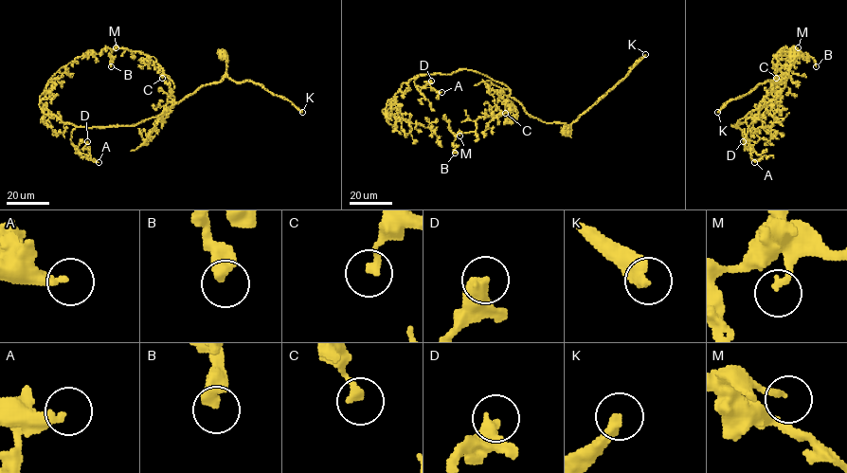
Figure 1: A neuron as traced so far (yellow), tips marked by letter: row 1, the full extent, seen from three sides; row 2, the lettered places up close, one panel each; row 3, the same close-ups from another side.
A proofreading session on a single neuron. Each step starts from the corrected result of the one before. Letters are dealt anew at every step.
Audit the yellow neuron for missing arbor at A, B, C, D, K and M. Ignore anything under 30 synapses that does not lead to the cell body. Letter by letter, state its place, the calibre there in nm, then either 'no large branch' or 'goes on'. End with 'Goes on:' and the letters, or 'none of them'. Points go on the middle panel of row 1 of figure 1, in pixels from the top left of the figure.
A: place (441, 92); calibre 280 nm; goes on
B: place (455, 153); calibre 440 nm; no large branch
C: place (505, 113); calibre 240 nm; no large branch
D: place (431, 81); calibre 480 nm; no large branch
K: place (645, 54); calibre 360 nm; goes on
M: place (459, 136); calibre 190 nm; goes on
Goes on: A, K, M

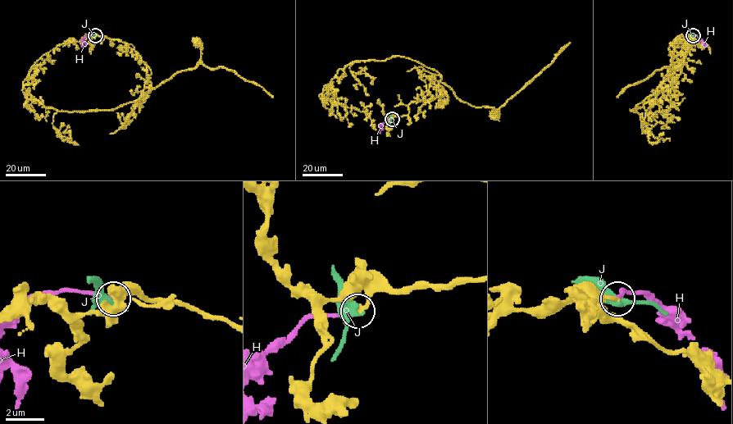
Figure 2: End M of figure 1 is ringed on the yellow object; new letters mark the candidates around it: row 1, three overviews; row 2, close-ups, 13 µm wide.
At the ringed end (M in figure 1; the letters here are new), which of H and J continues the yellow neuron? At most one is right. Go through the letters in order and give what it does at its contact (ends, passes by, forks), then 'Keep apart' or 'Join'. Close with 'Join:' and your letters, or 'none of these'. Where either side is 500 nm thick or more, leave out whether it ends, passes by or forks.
H: It ends there. Join
J: It passes by. Keep apart
Join: H

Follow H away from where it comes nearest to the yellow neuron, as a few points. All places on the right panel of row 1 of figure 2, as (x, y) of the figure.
H: (693, 35), (707, 47)

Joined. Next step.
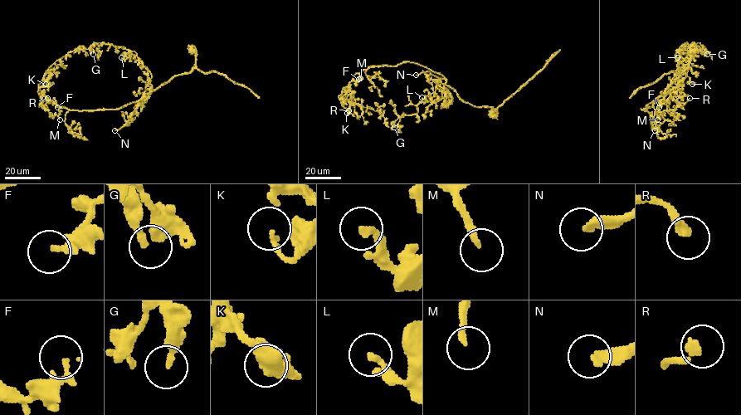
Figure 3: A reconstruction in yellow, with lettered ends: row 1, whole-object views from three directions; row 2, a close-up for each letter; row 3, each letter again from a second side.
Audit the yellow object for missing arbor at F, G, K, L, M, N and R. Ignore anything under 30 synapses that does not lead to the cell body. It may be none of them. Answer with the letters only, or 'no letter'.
M, N

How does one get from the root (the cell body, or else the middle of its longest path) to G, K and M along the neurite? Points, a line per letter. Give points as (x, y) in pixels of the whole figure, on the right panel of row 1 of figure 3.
G: (645, 107), (658, 97), (658, 101), (663, 102), (677, 69), (681, 47), (693, 47), (699, 43), (707, 54)
K: (645, 107), (641, 109), (645, 110), (655, 103), (671, 98), (677, 89), (681, 73), (686, 75), (692, 84)
M: (645, 107), (641, 109), (645, 110), (652, 107), (657, 119)

